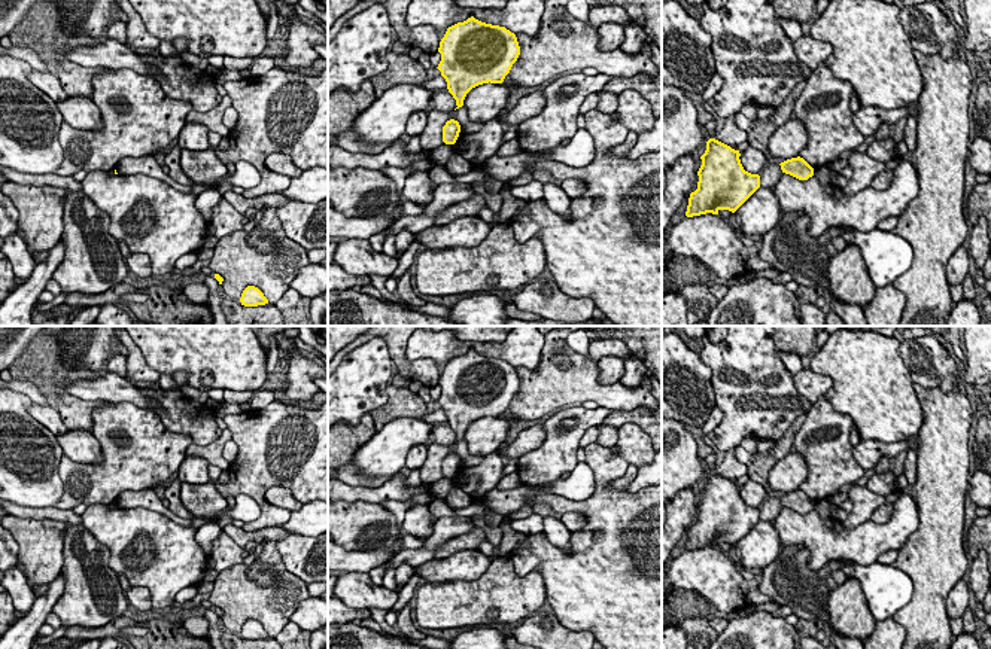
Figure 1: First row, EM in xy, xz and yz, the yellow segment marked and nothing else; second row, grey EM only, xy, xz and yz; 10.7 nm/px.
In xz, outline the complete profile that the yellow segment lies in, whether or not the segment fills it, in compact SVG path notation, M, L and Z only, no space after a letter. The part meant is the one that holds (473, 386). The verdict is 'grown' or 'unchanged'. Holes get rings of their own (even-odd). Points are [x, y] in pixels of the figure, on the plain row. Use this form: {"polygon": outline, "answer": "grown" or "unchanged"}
{"polygon": "M471 350L447 362L438 386L441 394L437 402L459 442L472 421L504 415L520 389L520 380L516 368L505 360Z", "answer": "unchanged"}

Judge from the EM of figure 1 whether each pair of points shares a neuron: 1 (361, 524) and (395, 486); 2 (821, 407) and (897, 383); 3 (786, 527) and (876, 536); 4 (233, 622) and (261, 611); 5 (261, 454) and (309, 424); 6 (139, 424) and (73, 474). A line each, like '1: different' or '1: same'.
1: different
2: different
3: same
4: same
5: same
6: same

